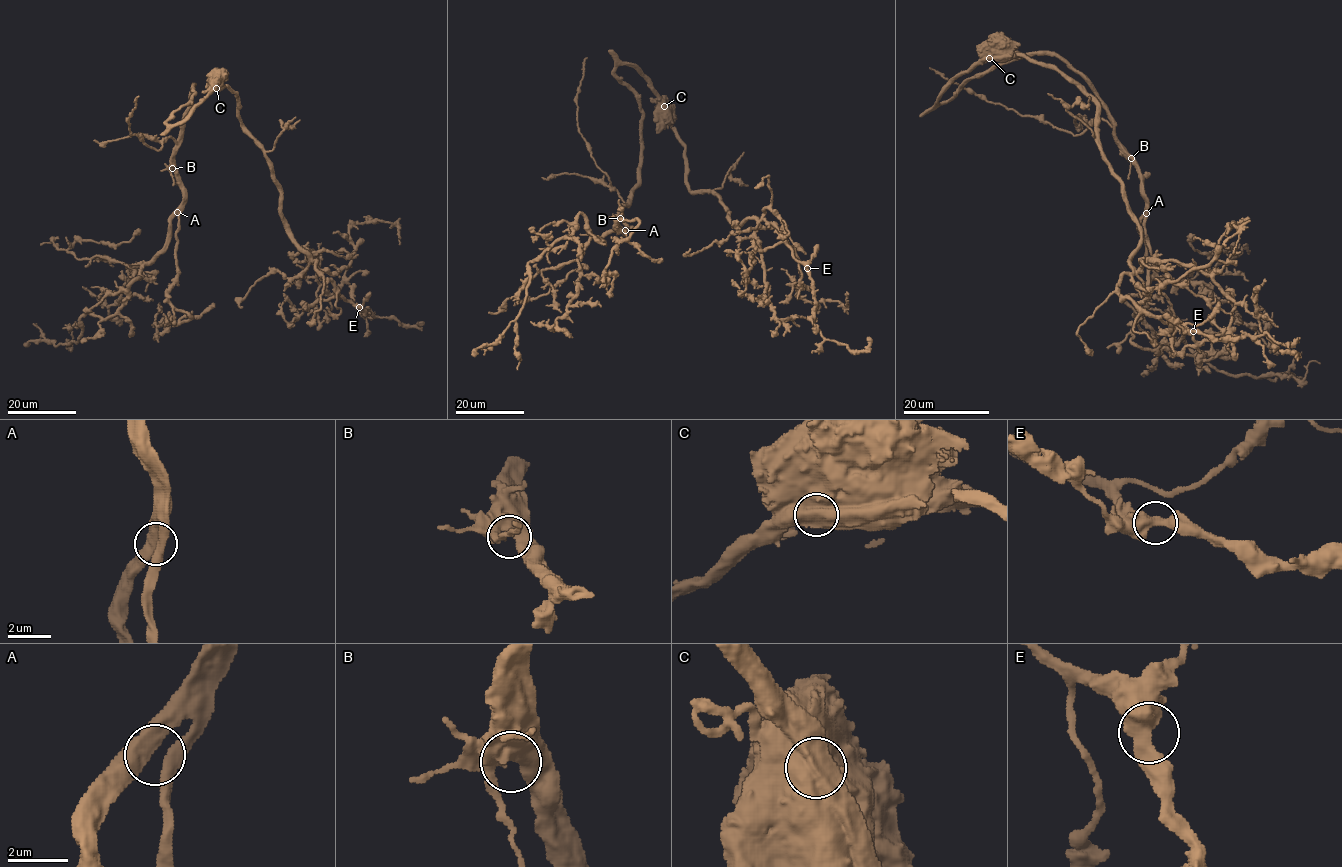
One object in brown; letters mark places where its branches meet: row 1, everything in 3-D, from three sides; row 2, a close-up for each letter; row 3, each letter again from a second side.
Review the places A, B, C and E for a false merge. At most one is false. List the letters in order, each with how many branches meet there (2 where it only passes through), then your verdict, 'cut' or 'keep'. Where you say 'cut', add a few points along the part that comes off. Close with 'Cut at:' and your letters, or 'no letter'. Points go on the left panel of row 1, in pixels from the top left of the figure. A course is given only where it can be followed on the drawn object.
A: branches 2; keep
B: branches 2; keep
C: branches 1; cut; course (216, 89), (224, 77)
E: branches 2; keep
Cut at: C

